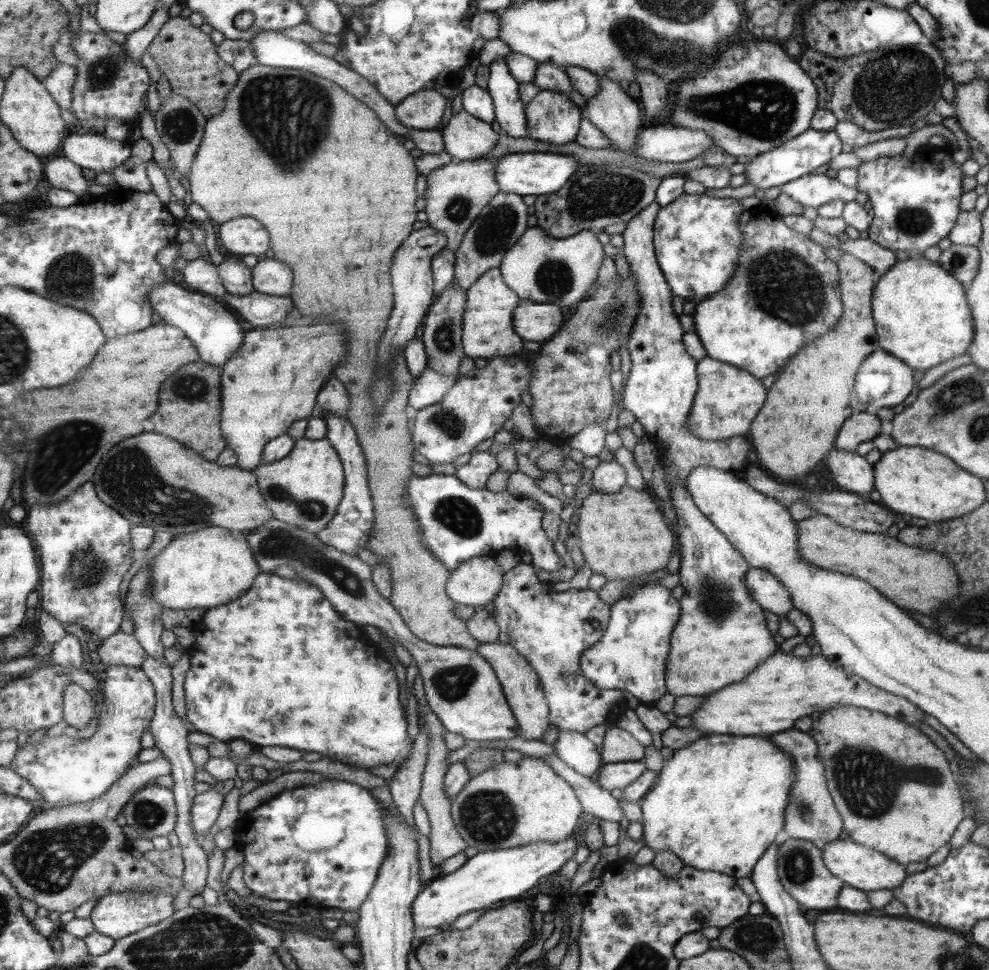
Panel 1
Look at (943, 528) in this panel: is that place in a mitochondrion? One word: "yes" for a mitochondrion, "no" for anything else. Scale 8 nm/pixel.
no

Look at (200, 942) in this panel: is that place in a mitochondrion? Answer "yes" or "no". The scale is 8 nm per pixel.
yes

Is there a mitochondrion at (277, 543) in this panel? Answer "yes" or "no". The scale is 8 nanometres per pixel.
yes

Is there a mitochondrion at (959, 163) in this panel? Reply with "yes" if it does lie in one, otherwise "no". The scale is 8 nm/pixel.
no

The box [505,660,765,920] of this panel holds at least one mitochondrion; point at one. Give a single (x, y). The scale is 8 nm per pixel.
(567, 677)

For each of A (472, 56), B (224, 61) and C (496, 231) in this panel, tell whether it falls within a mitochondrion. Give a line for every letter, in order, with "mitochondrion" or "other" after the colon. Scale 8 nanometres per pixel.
A: other
B: other
C: mitochondrion

